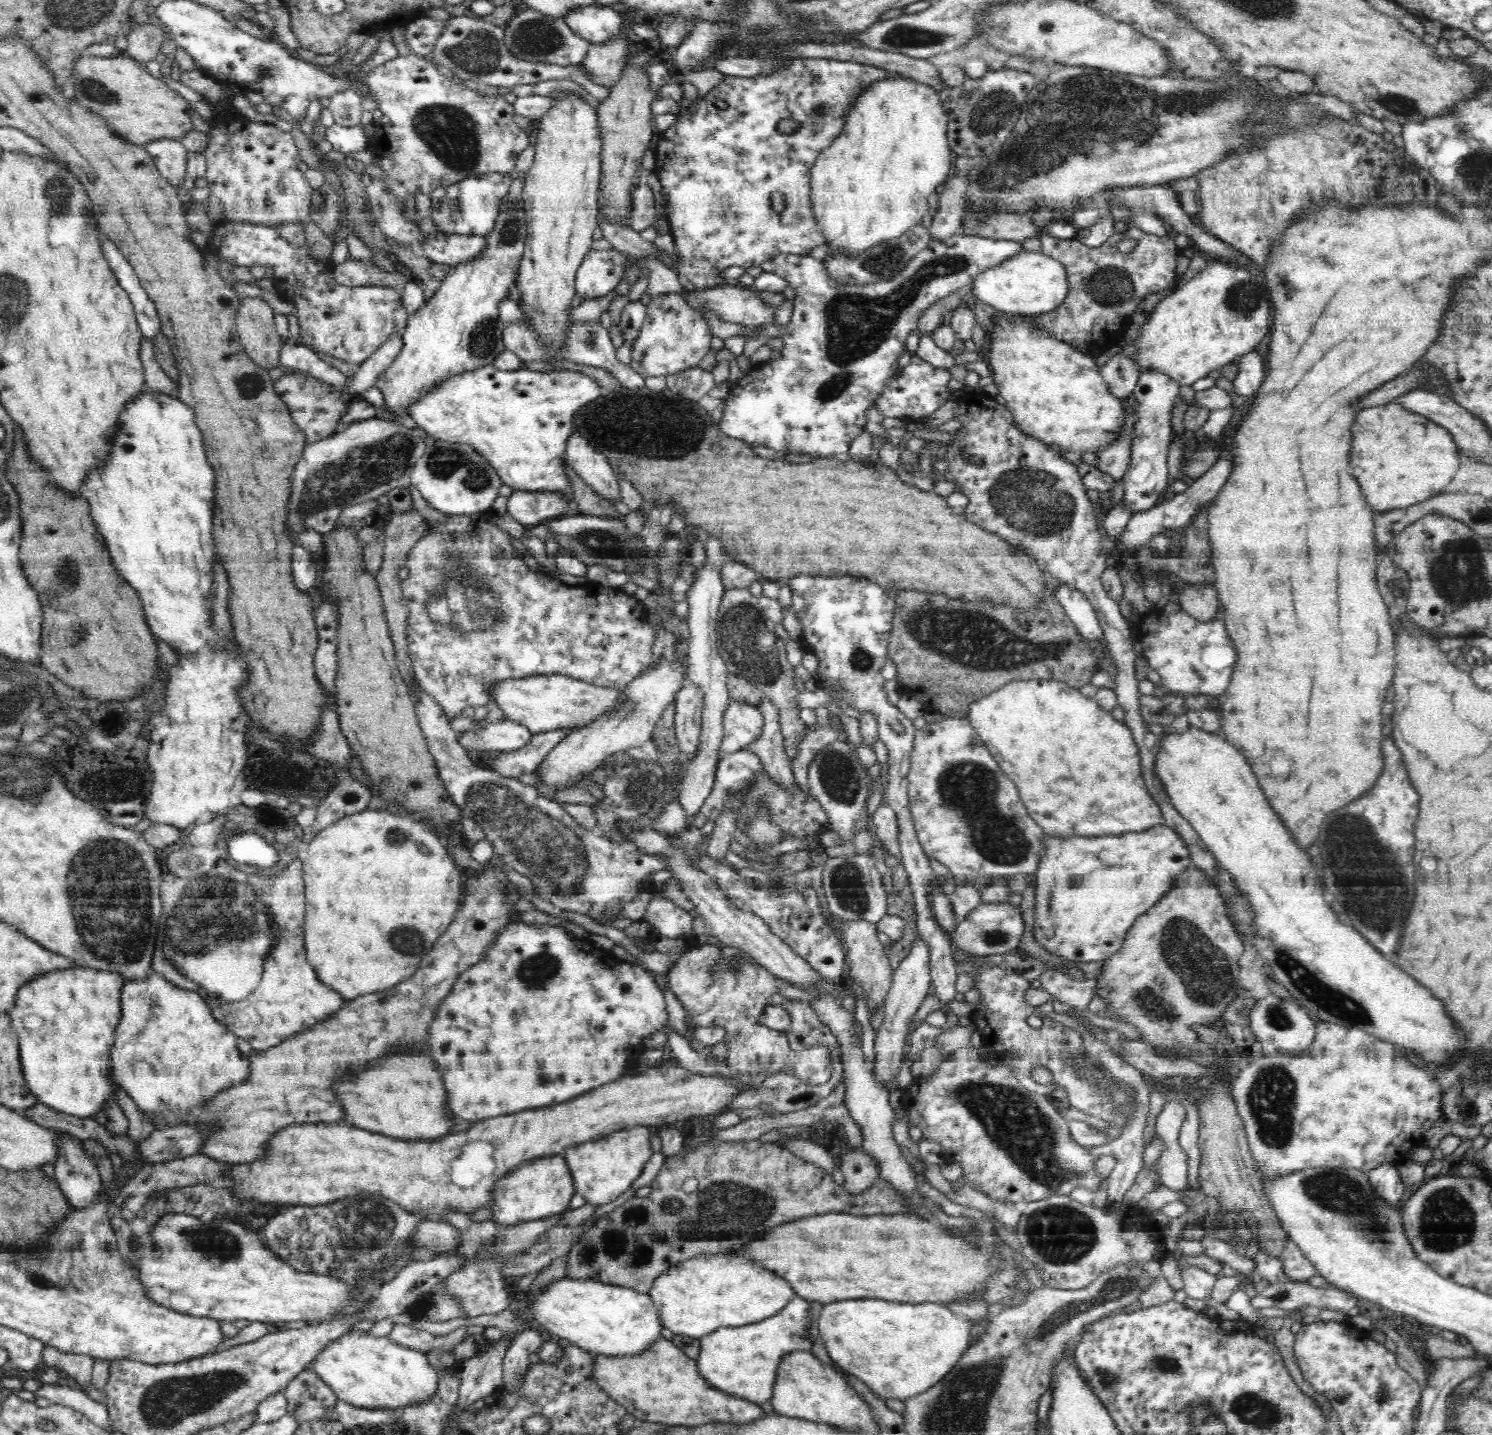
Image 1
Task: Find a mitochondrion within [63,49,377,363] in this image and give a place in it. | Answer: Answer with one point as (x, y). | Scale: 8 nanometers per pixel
(93, 90)

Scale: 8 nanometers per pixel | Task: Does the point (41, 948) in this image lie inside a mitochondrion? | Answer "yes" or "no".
no

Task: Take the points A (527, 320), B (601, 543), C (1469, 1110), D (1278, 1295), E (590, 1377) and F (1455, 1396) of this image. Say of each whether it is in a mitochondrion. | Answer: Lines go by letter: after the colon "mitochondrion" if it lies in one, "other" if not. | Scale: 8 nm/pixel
A: other
B: mitochondrion
C: other
D: mitochondrion
E: other
F: other

